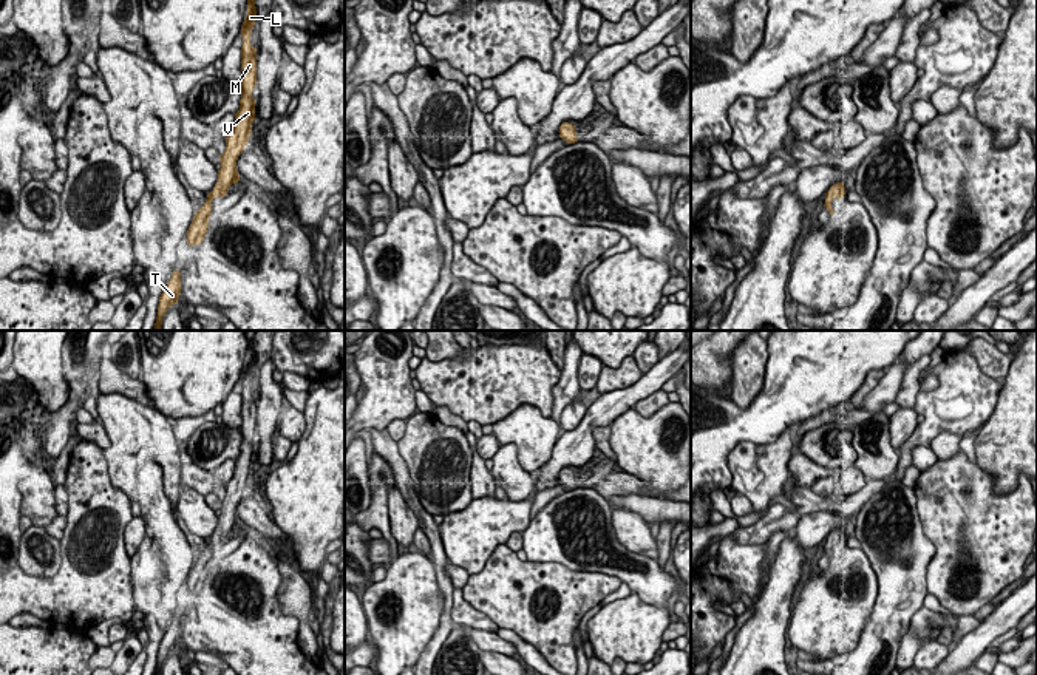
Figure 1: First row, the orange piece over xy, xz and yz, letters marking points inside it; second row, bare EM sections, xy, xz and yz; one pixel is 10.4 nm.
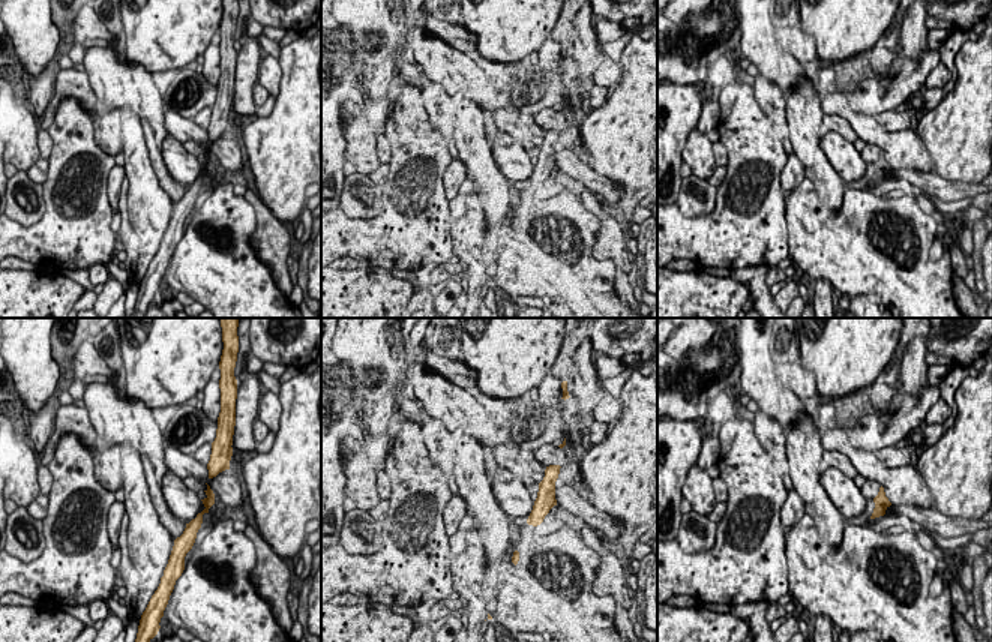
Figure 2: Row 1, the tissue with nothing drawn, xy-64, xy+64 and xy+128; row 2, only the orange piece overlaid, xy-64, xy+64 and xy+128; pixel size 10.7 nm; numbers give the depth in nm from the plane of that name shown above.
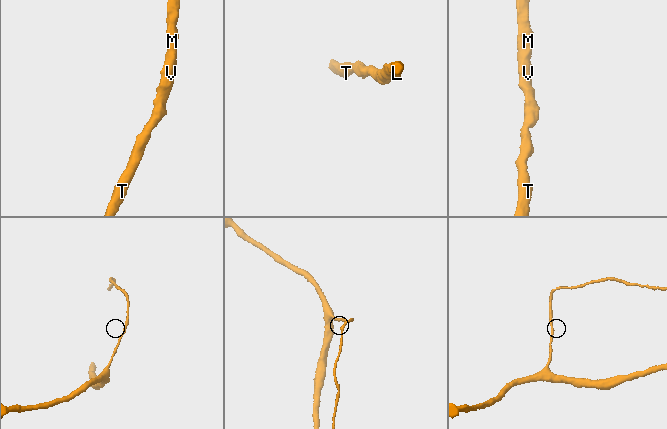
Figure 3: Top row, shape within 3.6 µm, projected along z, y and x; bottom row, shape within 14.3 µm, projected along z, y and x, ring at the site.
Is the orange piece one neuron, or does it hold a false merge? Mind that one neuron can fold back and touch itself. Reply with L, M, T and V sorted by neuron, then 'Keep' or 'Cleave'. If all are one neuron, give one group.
Groups: L M T V. Keep

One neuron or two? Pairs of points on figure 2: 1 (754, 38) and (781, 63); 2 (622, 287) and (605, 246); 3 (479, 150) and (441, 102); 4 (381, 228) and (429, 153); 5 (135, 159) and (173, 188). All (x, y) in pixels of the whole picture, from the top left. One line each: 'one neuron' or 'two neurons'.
1: one neuron
2: one neuron
3: two neurons
4: one neuron
5: two neurons

